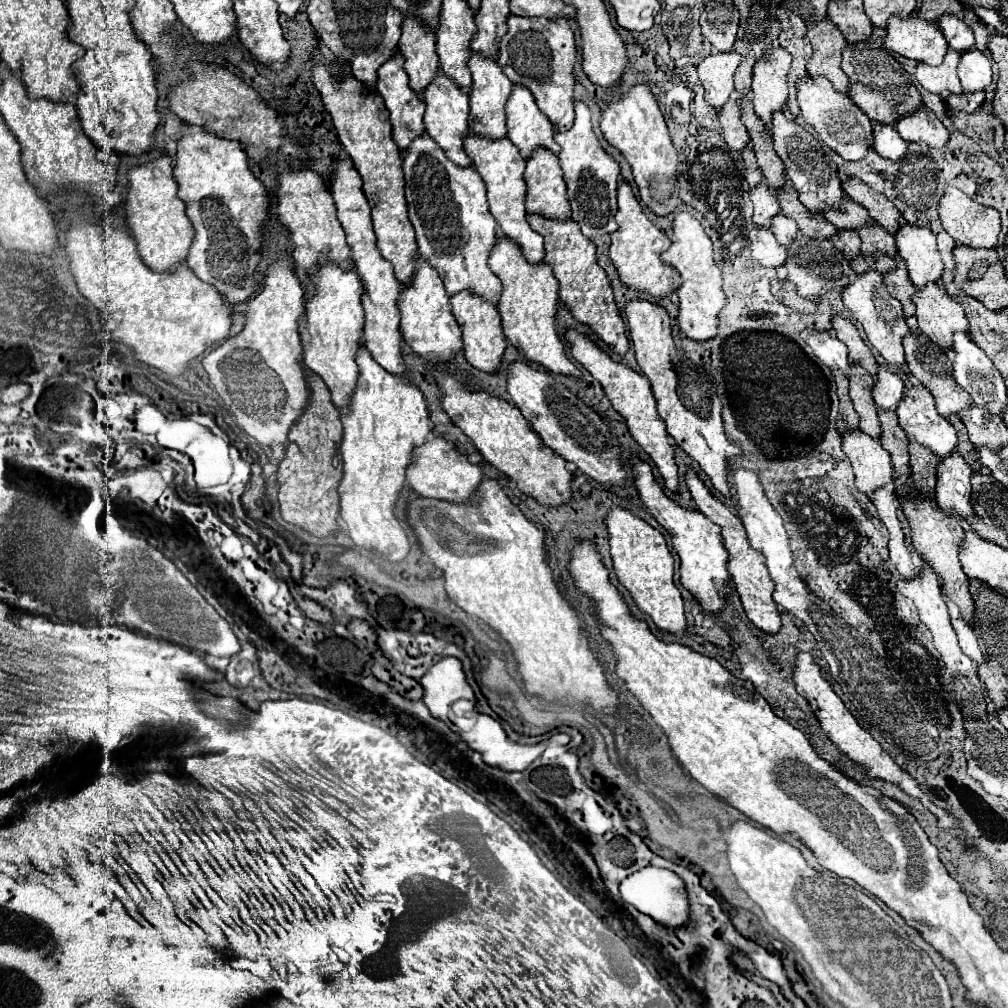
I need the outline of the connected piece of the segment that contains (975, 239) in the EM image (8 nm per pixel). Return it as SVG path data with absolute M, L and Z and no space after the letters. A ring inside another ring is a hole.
M948 188L944 192L944 198L940 200L940 206L938 206L938 216L942 220L944 230L956 240L956 244L964 244L970 248L996 248L998 246L998 234L1002 230L998 210L974 202L958 188Z

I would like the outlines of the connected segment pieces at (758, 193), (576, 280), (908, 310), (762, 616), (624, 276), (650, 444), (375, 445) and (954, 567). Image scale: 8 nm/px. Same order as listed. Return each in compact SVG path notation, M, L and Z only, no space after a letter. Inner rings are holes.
M766 180L750 190L750 200L754 204L754 224L758 228L770 228L772 218L780 214L780 204Z
M528 216L528 222L544 238L546 264L552 266L554 276L560 284L560 292L558 292L560 300L566 306L570 306L570 310L578 322L588 324L598 334L600 340L614 346L614 350L618 354L624 354L628 350L624 320L622 320L620 310L614 302L608 276L596 260L594 244L580 232L580 226L574 220L556 224L556 220L544 220L544 216Z
M898 266L894 272L890 272L884 278L884 284L886 284L890 296L894 296L896 300L900 300L900 304L904 306L904 314L906 316L914 316L916 308L912 304L912 292L916 290L916 286L908 280L906 268L904 266Z
M686 470L684 474L684 480L686 480L686 486L692 494L692 500L696 502L698 510L710 518L714 524L720 526L722 530L722 542L728 550L728 572L732 576L732 582L736 584L736 592L740 594L740 600L742 600L742 606L744 606L744 612L748 616L750 622L754 622L754 626L758 626L760 630L764 632L778 632L780 630L780 612L778 612L778 604L772 600L772 592L774 592L774 582L770 580L770 574L766 572L766 566L764 566L764 556L754 550L746 538L746 530L740 522L740 518L726 506L722 504L720 500L716 500L710 490L706 488L706 484L696 476L694 470Z
M622 180L618 184L616 222L618 222L618 230L610 234L610 238L612 238L610 260L616 266L620 280L638 292L650 292L652 296L668 296L670 292L674 292L680 286L680 276L672 266L664 264L660 258L660 254L664 250L668 250L670 238L646 218L646 214L642 212L640 204L626 180Z
M568 328L564 332L564 338L570 342L572 356L602 384L602 388L604 388L606 396L610 398L614 410L624 418L624 422L626 422L630 434L634 436L634 440L644 448L646 454L650 454L650 458L658 466L662 478L666 480L664 484L674 492L678 488L678 468L676 468L676 462L674 462L674 448L672 448L672 442L668 438L666 426L656 412L656 402L652 398L652 386L650 386L648 378L642 376L640 372L636 372L632 366L612 360L596 342L592 342L586 334L582 334L574 328Z
M360 342L356 362L360 368L358 374L358 384L352 392L352 398L348 400L348 414L342 414L342 462L344 462L344 476L338 484L338 494L340 494L340 516L344 520L344 528L348 530L348 536L358 548L368 548L384 554L390 560L402 560L406 558L410 544L408 536L404 534L396 514L394 514L394 504L398 500L400 490L404 488L404 472L406 466L410 464L412 450L414 446L422 444L428 434L430 434L430 414L426 408L426 400L422 396L420 386L406 374L396 374L386 372L366 350L364 342Z
M910 492L908 500L902 502L902 510L904 510L906 520L910 522L910 528L912 528L912 544L914 544L914 550L938 574L938 578L942 582L944 596L948 600L952 600L960 608L960 614L966 620L966 624L972 624L974 610L976 610L974 596L970 592L970 578L964 574L962 564L960 564L960 558L958 558L960 544L964 540L964 528L960 526L960 522L956 518L944 514L940 508L934 508L926 500L920 500L916 492Z

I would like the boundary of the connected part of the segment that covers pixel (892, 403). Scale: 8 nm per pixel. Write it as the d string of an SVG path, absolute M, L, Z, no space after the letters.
M880 366L878 370L878 378L874 384L874 402L880 410L896 410L902 396L904 396L904 382L898 374L886 370L884 366Z

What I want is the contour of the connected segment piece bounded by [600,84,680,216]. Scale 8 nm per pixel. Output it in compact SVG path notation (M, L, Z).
M634 84L626 94L622 94L622 98L606 102L602 110L600 130L604 138L614 148L618 148L624 154L626 162L632 166L632 176L638 184L642 202L658 216L674 212L680 202L676 180L678 156L652 90L646 84Z

